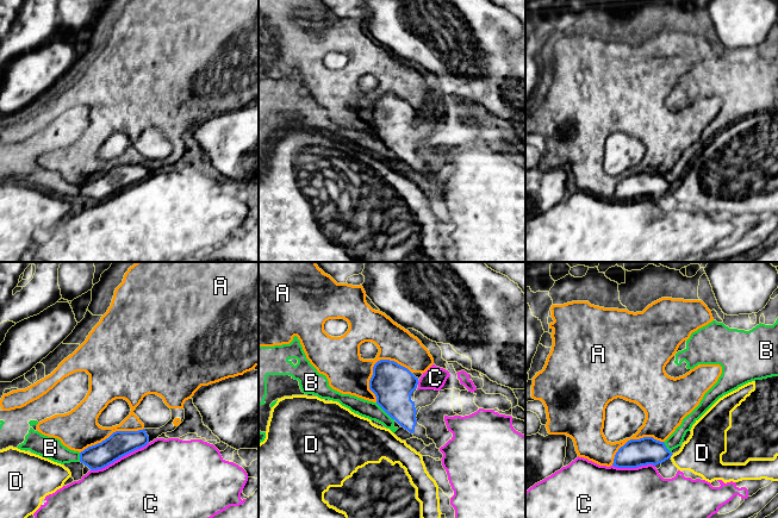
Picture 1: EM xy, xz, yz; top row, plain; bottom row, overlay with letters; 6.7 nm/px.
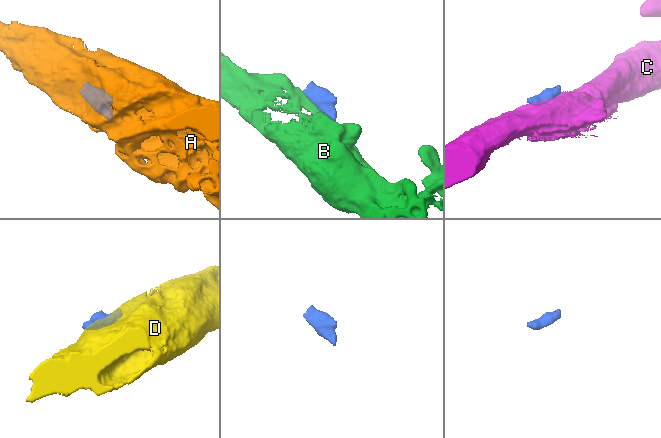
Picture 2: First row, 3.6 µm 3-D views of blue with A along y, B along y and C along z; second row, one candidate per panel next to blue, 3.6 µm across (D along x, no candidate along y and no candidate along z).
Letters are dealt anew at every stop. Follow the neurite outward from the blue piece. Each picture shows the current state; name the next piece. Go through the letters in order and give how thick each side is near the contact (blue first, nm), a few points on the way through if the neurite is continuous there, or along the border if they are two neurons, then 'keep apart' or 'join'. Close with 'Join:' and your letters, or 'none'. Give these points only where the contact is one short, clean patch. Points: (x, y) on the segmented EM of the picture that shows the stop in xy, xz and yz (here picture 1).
A: 280/300 nm | keep apart
B: 280/120 nm | keep apart
C: 170/460 nm | keep apart
D: 190/280 nm | along yz (673, 454), (670, 457) | keep apart
Join: none

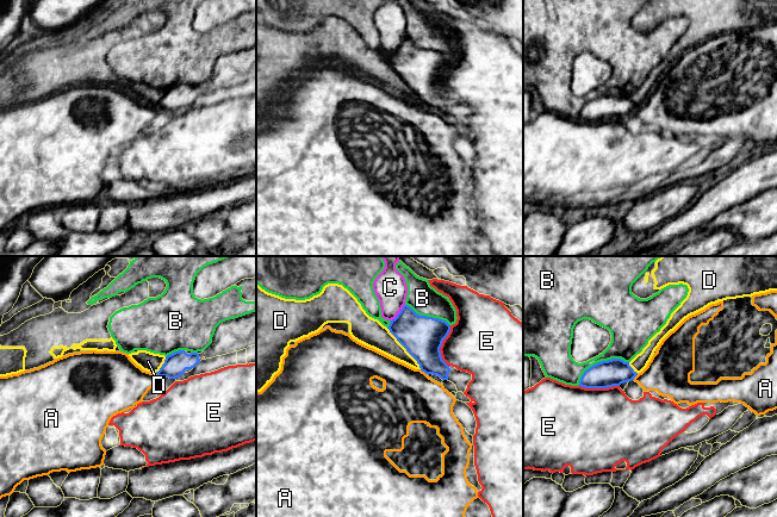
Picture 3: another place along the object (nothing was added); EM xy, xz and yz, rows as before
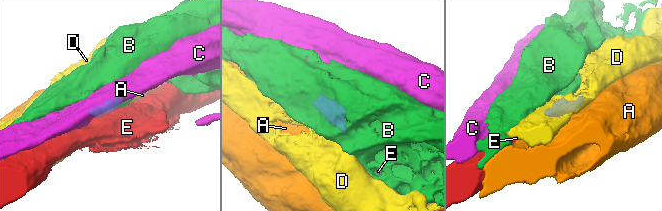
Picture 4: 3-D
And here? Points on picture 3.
A: 280/360 nm | along xz (420, 369), (428, 374) | keep apart
B: 180/240 nm | keep apart
C: 280/220 nm | along xz (404, 304), (391, 321) | keep apart
D: 280/190 nm | keep apart
E: 280/420 nm | keep apart
Join: none

